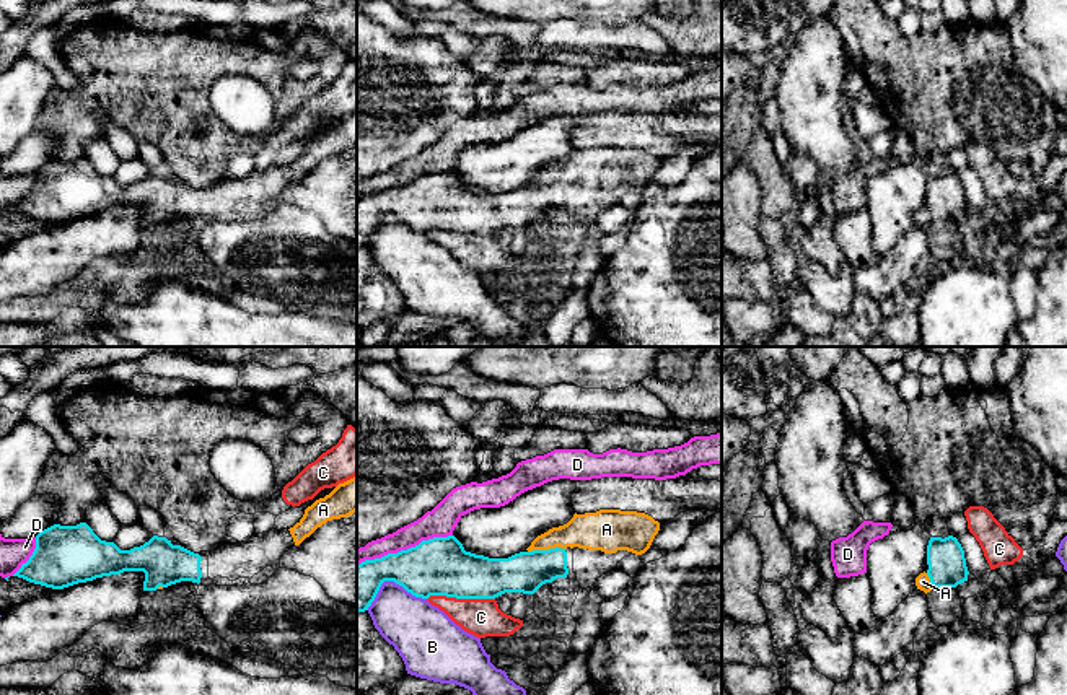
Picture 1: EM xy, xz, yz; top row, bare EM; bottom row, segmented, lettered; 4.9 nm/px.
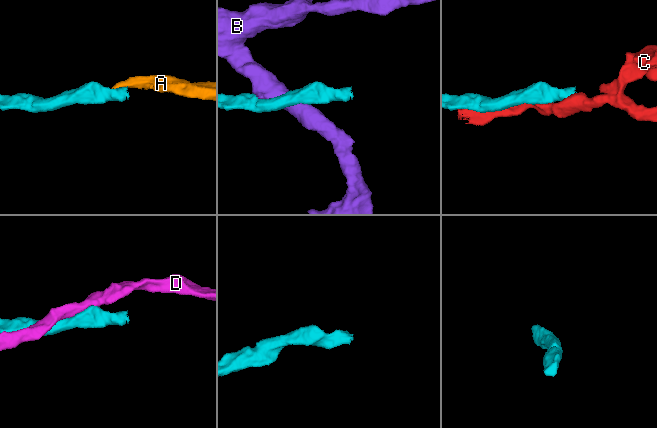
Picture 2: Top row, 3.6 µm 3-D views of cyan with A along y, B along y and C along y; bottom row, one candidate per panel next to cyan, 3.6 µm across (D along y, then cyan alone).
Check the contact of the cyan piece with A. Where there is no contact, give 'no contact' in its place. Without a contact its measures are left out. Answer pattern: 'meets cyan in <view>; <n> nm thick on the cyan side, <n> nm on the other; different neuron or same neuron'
meets cyan in xz; 200 nm thick on the cyan side, 180 nm on the other; same neuron

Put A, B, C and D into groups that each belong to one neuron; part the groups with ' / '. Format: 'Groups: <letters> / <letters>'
Groups: A / B / C / D

